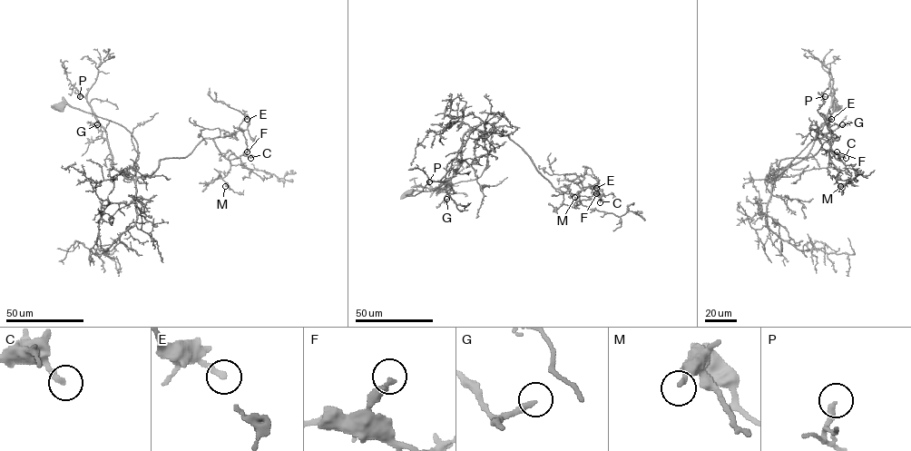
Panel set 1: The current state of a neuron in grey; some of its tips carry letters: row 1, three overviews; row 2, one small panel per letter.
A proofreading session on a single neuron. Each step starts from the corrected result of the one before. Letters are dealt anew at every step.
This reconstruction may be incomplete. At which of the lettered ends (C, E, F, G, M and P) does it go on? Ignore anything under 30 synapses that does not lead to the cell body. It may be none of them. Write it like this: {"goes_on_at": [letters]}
{"goes_on_at": ["G"]}

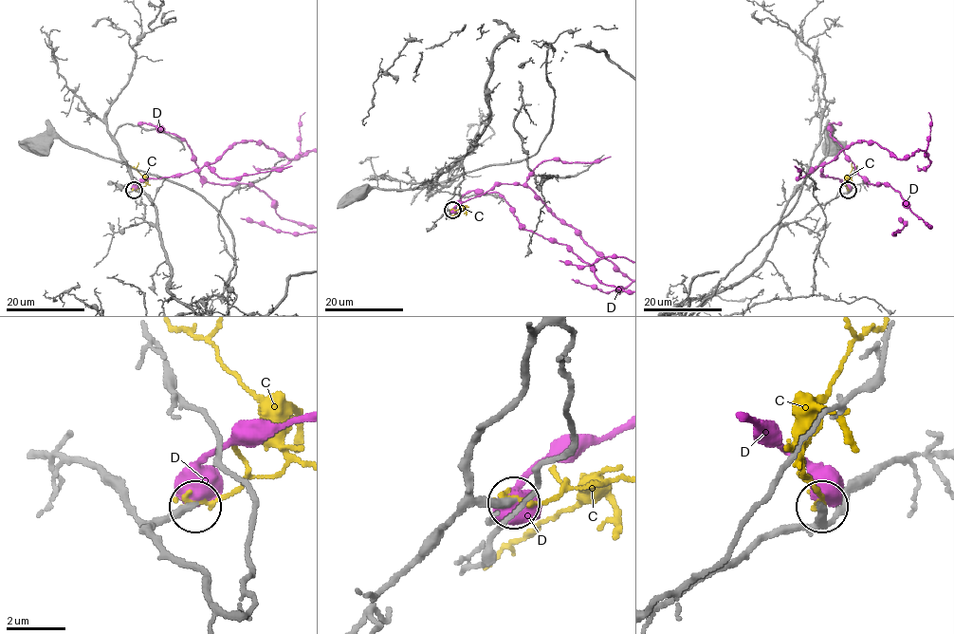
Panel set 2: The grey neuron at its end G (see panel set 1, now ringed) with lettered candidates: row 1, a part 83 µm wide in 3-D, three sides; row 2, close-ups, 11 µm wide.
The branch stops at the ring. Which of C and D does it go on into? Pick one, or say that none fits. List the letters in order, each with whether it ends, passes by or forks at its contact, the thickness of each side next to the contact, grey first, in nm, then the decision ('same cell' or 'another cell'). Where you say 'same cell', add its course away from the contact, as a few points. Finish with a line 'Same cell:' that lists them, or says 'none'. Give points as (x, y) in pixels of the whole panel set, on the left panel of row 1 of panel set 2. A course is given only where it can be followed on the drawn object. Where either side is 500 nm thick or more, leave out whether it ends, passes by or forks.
C: it ends | 300/180 nm | another cell
D: 300/750 nm | another cell
Same cell: none

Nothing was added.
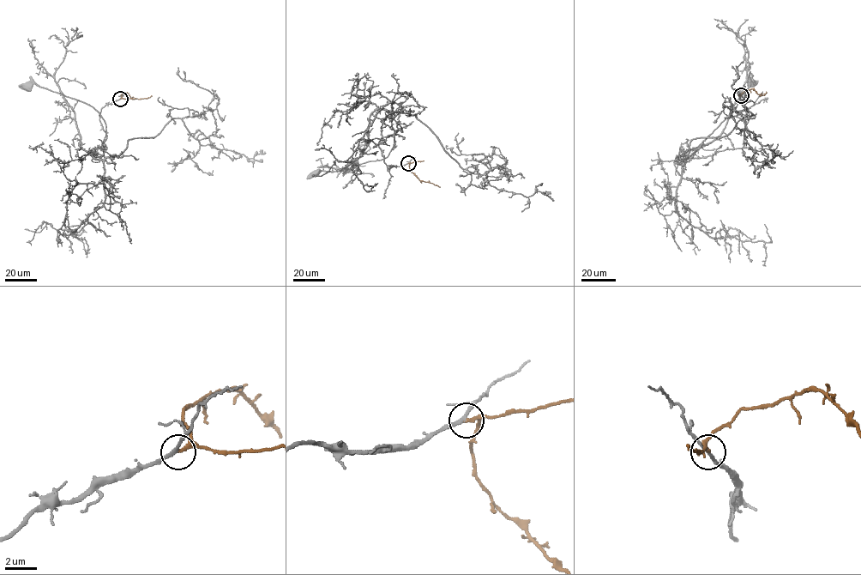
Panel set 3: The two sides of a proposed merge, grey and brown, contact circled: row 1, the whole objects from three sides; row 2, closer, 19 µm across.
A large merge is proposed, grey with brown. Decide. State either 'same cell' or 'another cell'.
same cell

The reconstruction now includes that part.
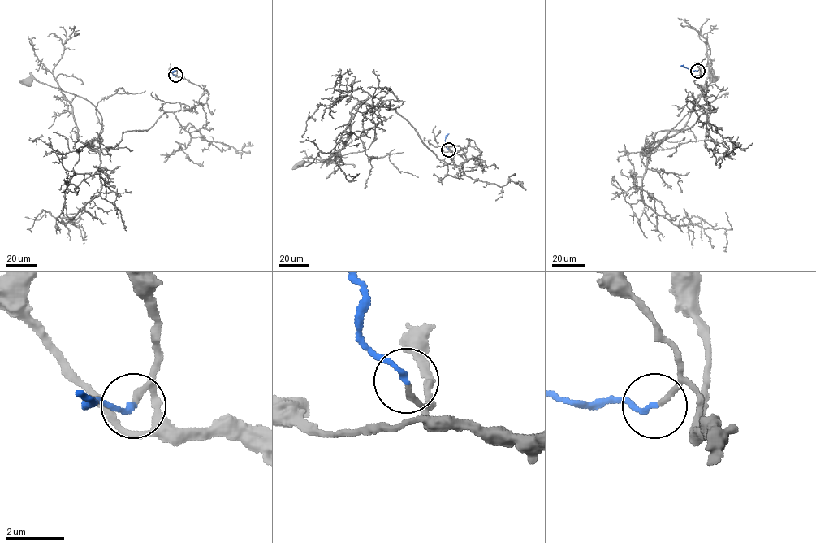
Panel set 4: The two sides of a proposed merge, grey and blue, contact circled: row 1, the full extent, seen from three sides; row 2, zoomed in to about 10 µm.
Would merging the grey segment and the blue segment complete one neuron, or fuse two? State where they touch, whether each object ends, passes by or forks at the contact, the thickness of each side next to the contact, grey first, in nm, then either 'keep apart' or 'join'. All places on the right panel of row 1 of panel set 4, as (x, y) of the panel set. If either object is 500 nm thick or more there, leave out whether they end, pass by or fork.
place (697, 71); grey ends; blue ends; calibres 190 and 180 nm; join

